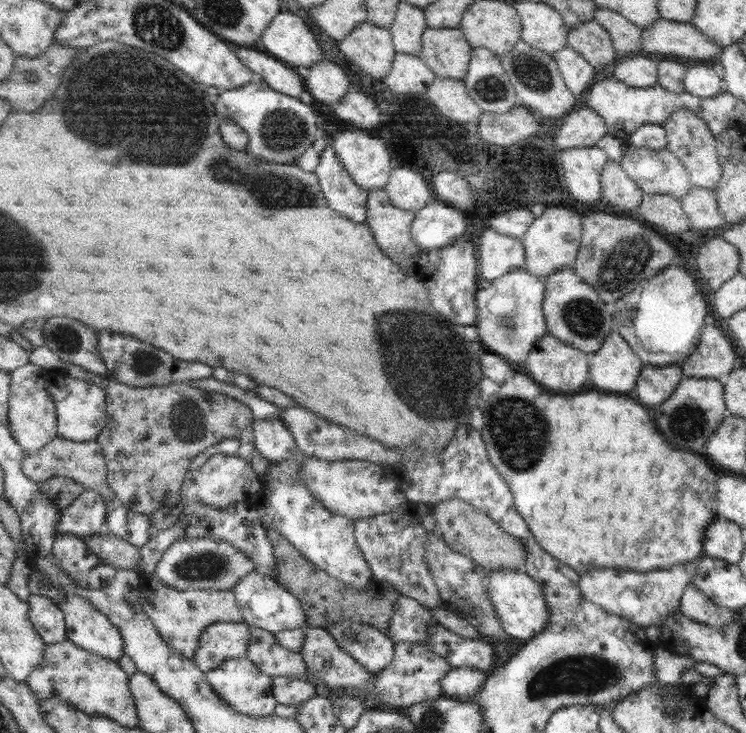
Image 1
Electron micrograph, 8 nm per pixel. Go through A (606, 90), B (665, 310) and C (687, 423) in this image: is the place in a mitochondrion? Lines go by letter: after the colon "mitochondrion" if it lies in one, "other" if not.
A: other
B: other
C: mitochondrion

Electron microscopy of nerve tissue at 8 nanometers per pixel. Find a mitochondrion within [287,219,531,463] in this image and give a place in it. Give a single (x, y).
(418, 348)

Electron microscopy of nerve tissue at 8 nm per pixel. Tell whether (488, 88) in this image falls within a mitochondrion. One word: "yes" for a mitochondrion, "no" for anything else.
yes

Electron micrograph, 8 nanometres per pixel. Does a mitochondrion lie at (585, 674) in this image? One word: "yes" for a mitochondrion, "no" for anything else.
yes

